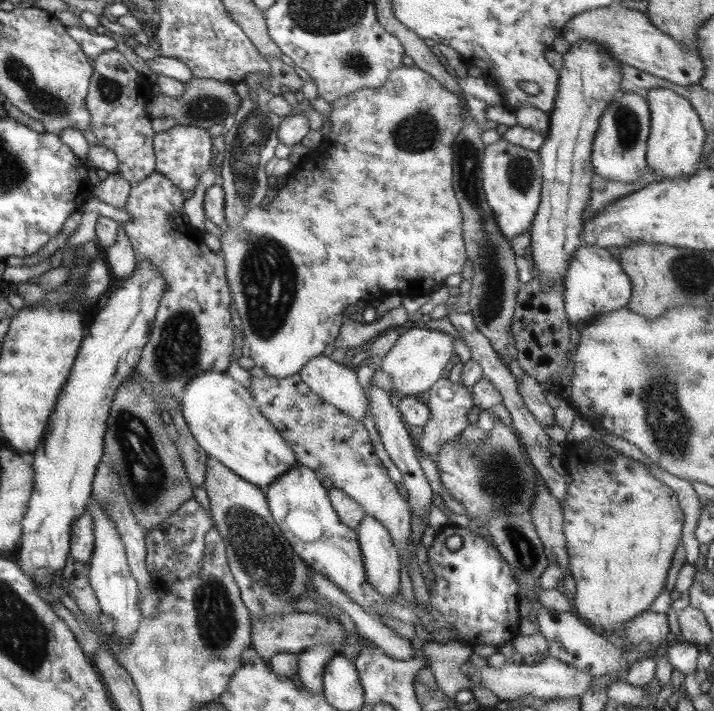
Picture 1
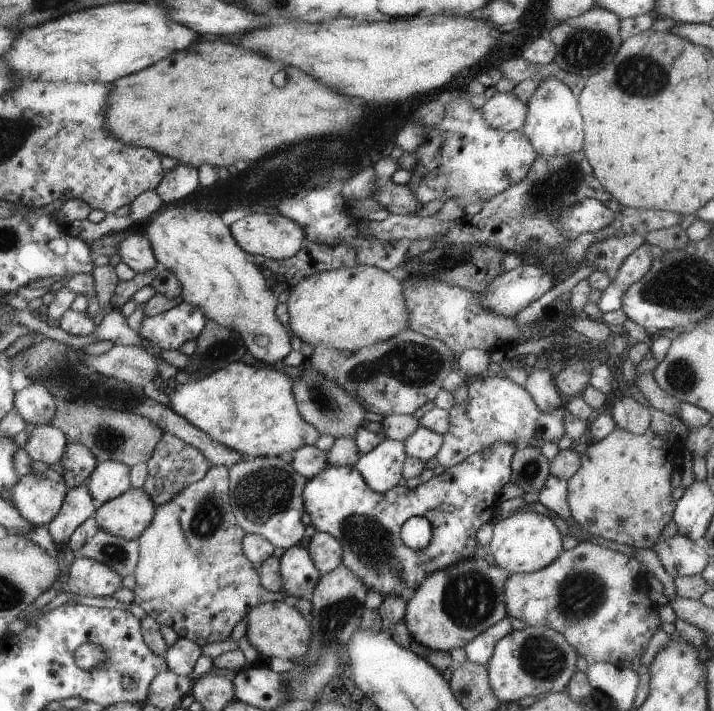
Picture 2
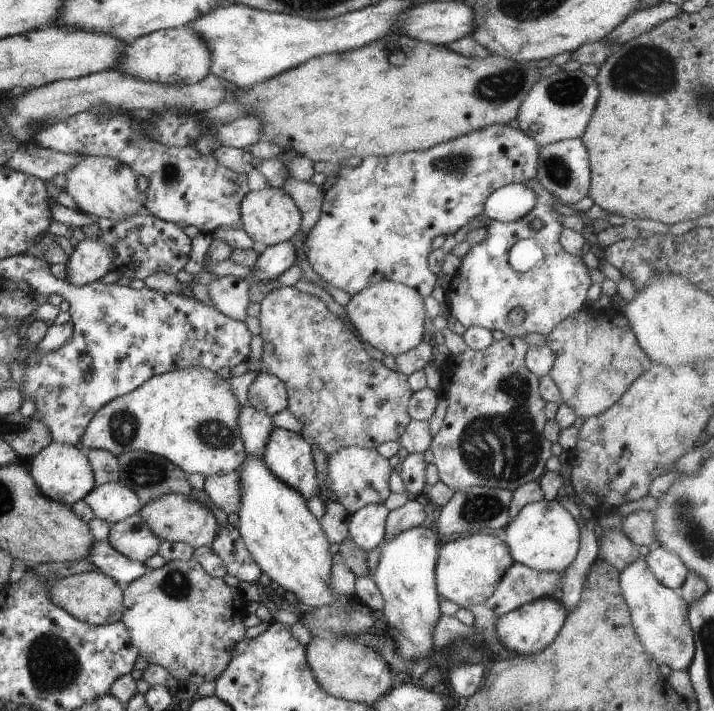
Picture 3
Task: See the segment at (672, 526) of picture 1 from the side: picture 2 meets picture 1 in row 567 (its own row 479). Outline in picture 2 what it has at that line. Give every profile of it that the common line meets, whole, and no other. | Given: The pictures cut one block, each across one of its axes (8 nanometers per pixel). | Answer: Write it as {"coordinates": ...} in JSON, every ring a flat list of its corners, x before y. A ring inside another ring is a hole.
{"coordinates":[[615,427,598,441,589,441,585,452,579,457,579,468,569,480,566,480,566,501,573,523,605,540,627,544,631,548,651,549,663,526,672,518,675,501,671,498,669,476,677,468,677,456,685,451,685,444,683,438,667,442,667,438,657,436,650,428,635,436]]}

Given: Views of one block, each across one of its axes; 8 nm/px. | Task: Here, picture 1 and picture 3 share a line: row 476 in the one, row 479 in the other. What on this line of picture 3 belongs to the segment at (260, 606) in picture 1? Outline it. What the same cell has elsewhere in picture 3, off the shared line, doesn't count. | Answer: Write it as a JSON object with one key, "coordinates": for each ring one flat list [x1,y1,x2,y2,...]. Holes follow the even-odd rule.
{"coordinates":[[238,470,204,478,203,488,209,500,226,514,237,513,240,507,240,480]]}

